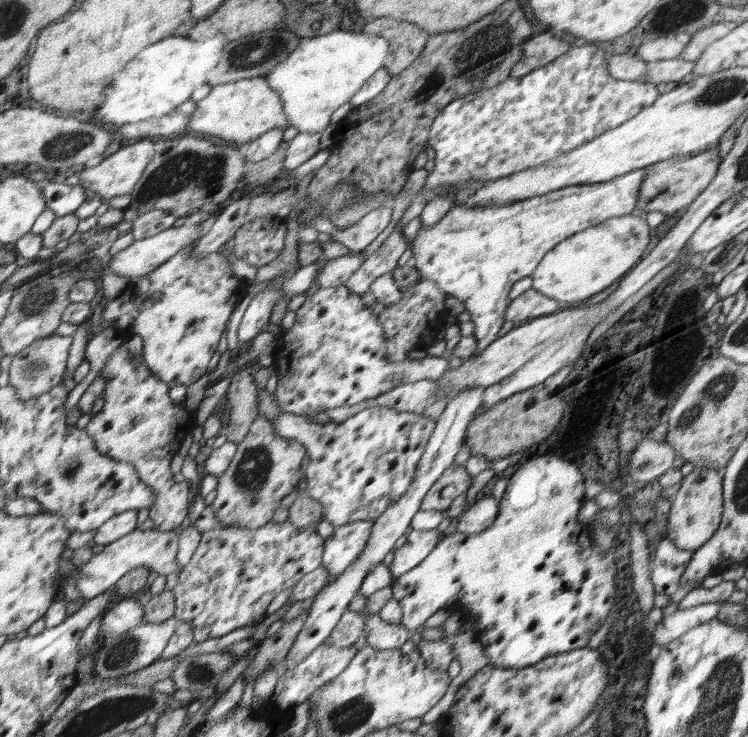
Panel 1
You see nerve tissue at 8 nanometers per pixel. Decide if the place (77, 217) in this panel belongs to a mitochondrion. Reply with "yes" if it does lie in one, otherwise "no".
no

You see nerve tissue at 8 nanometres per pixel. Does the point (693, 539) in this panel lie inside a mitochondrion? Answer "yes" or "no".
no

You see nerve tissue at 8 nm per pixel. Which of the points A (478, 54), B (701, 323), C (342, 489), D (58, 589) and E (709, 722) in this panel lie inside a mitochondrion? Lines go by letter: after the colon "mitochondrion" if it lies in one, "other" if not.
A: mitochondrion
B: other
C: other
D: other
E: mitochondrion

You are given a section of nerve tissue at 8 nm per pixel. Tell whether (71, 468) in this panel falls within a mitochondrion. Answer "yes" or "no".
yes

